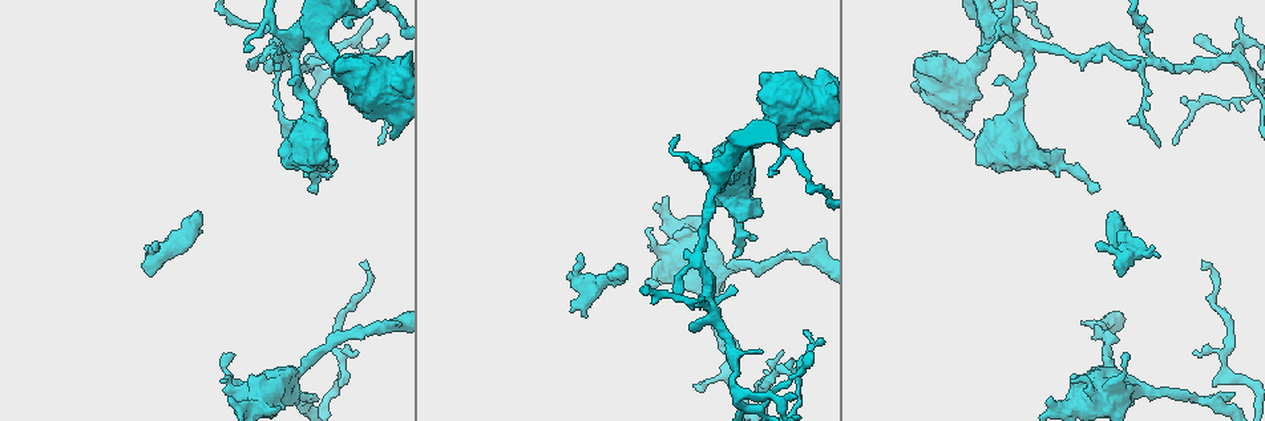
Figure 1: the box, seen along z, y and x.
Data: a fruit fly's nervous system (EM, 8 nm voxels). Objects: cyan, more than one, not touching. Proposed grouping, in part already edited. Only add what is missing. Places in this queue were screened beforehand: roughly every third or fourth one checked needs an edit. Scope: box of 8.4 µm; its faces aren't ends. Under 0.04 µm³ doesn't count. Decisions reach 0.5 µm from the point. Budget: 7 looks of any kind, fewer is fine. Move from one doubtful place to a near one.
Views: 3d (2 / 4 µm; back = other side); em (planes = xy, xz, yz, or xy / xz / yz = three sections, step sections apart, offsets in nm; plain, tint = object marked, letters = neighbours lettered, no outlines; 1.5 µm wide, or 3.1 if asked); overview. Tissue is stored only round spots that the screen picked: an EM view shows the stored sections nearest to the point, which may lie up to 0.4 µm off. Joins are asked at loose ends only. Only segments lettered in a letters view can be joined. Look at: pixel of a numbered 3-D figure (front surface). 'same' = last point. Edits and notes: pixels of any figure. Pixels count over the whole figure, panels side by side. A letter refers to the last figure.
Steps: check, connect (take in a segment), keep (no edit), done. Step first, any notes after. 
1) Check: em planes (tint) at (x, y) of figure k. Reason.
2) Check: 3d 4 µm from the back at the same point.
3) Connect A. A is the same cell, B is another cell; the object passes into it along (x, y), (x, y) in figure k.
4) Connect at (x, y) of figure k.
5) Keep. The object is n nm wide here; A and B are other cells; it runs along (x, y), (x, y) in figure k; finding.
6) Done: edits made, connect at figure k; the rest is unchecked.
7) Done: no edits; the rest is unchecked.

Check: 3d 2 µm at (1112, 211) of figure 1. Free end.

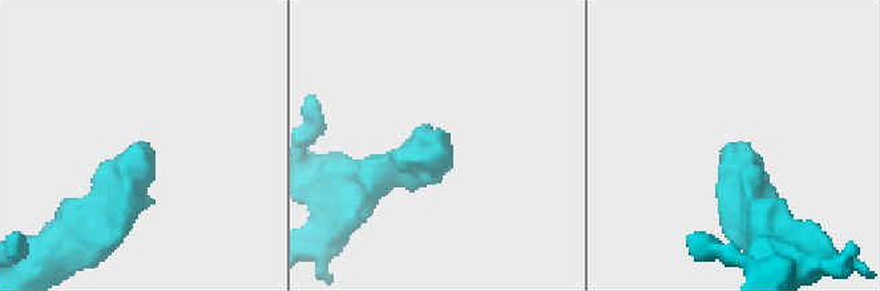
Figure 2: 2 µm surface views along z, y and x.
Check: em yz step 8 (letters) at (439, 150) of figure 2.

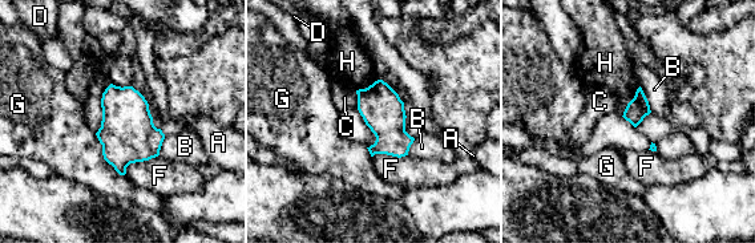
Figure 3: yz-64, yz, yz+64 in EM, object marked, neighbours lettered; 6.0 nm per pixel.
Keep. The longest contact is with G, 320 nm; A, B, C, D, F, G and H are other cells; a border runs along (640, 86), (622, 116) in figure 3; none of them fits.

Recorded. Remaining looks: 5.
Check: 3d 2 µm from the back at (377, 144) of figure 1. Tapers out.

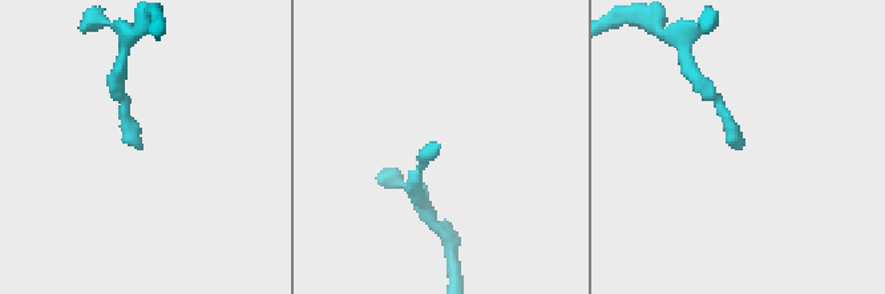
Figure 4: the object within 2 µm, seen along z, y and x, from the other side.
Check: em planes (tint) at (143, 146) of figure 4.

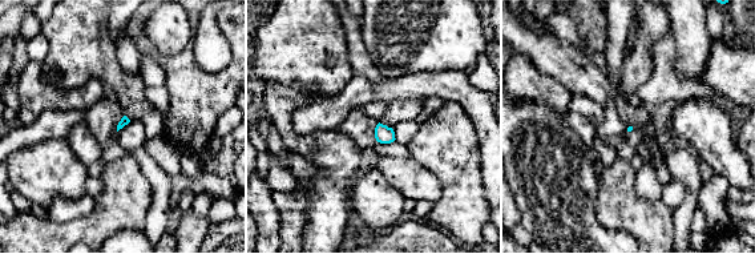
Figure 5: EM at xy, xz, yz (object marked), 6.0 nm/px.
Check: em planes (letters) at the same point. What lies round it.

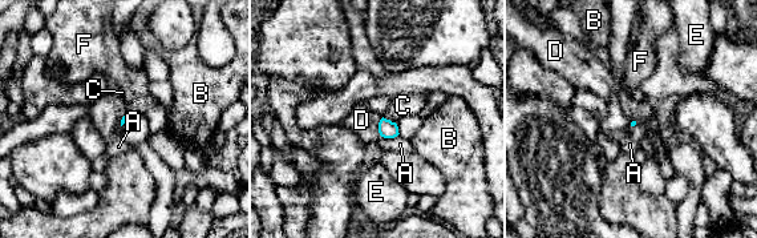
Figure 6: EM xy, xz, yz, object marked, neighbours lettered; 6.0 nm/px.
Keep. A, B, C, D, E and F are other cells; a border runs along (383, 117), (379, 122), (380, 136) in figure 6; none of them fits.

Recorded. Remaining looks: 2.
Check: em planes (letters) at (234, 355) of figure 1. Thin end.

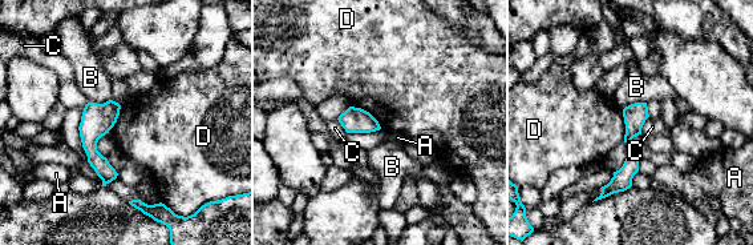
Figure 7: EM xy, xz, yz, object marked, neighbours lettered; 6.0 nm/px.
Keep. The object is 140 nm wide here; A, B, C and D are other cells; a border runs along (351, 105), (365, 109), (381, 128) in figure 7; none of them fits.

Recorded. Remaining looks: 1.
Done: no edits; the rest is unchecked.

